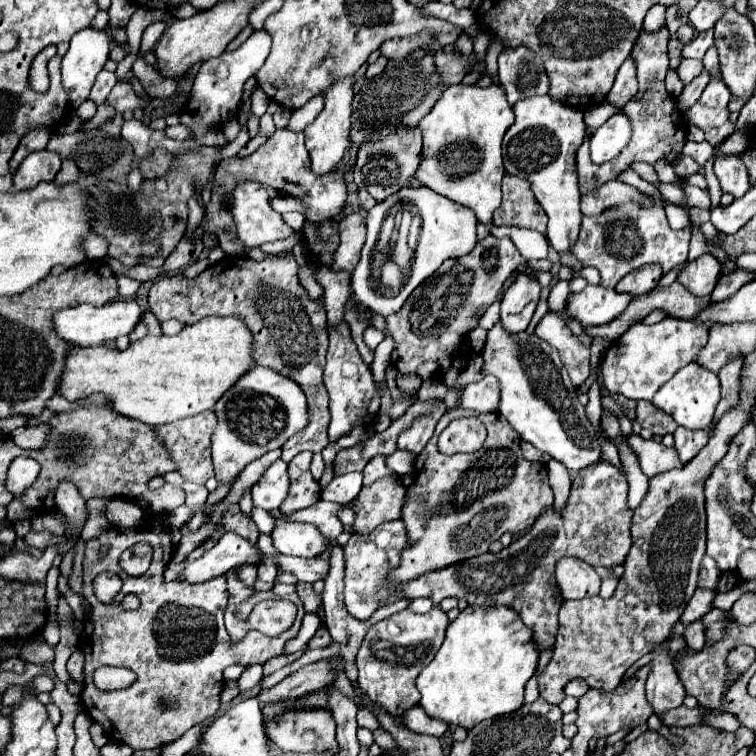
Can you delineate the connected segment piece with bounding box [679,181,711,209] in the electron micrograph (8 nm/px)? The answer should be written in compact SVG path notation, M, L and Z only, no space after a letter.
M679 181L679 185L681 185L681 187L685 189L685 193L687 193L687 207L689 207L689 205L695 205L695 207L703 207L703 209L709 209L709 207L711 207L707 189L701 189L701 187L693 187L693 185L687 185L685 181Z

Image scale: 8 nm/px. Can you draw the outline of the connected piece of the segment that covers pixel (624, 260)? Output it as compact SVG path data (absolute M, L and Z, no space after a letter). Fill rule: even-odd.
M653 197L651 205L619 205L607 209L601 217L583 217L579 241L575 243L573 255L583 263L599 269L603 287L615 287L617 281L643 265L657 263L663 273L669 273L677 265L687 261L691 231L673 231L667 223L661 199ZM611 229L611 231L609 231Z

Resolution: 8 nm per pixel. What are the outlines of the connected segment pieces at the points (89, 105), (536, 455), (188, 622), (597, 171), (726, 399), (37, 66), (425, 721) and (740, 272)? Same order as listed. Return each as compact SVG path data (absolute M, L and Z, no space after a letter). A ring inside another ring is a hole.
M91 100L84 101L74 112L84 122L91 120L97 111L97 105Z
M521 443L521 449L523 449L523 457L527 457L529 461L539 461L539 459L543 459L543 463L547 463L547 461L551 459L551 457L547 457L547 453L535 449L535 447L529 445L529 443Z
M143 523L141 527L133 527L133 529L105 531L99 539L89 541L87 551L85 551L85 561L83 561L81 595L91 603L93 611L91 611L91 617L89 617L89 627L85 627L85 633L83 633L83 639L87 643L81 645L81 649L85 653L85 687L83 687L83 693L81 693L81 701L83 701L89 717L105 729L105 735L109 737L109 741L121 741L121 743L127 743L133 749L155 749L161 743L169 743L169 741L179 739L193 725L203 723L209 717L213 717L219 711L219 705L221 705L219 693L223 689L223 669L229 667L229 665L235 665L235 663L237 665L255 665L255 663L263 665L267 659L283 655L285 641L297 637L299 627L301 627L301 619L305 615L301 599L297 597L297 593L291 593L287 599L297 605L299 613L297 613L297 619L295 619L295 623L291 625L289 631L281 633L279 637L267 637L259 631L249 631L241 641L233 643L229 633L225 631L225 625L223 625L223 613L227 609L227 599L229 599L226 576L218 576L199 584L189 584L178 580L165 583L165 579L163 579L165 563L161 563L159 555L161 553L157 553L157 539L147 529L147 523ZM135 537L143 537L139 541L147 541L149 545L153 545L151 567L141 577L131 577L131 575L121 573L119 565L121 553L127 547L135 545L135 541L137 541ZM105 543L111 545L111 547L103 557L99 557L99 547L105 545ZM102 572L119 572L117 575L123 581L123 587L121 587L121 591L119 591L119 595L115 597L113 603L101 603L93 593L93 579ZM127 593L135 593L139 597L141 607L137 611L123 611L119 607L121 597L127 595ZM103 665L115 665L115 667L131 669L137 675L137 679L125 689L101 691L93 683L93 671L97 667L103 667Z
M661 27L655 33L649 31L641 31L633 51L631 51L631 59L635 61L637 67L637 83L639 83L639 91L635 97L631 97L631 101L625 103L625 113L631 117L633 121L633 137L629 141L629 145L623 149L623 153L619 153L619 157L603 163L603 165L595 165L593 161L589 161L589 137L593 133L591 127L587 127L587 135L583 145L577 151L577 175L579 175L579 193L585 195L593 189L599 189L603 183L617 179L623 171L631 169L633 163L643 161L649 165L655 165L659 159L665 159L667 163L673 163L677 157L681 157L681 149L685 145L685 141L677 141L677 131L681 131L681 119L675 119L675 99L671 99L671 95L665 89L665 73L669 69L669 57L667 57L667 47L669 45L669 29Z
M737 357L735 361L727 363L721 371L719 371L719 379L721 379L721 401L717 405L715 411L715 419L711 423L711 429L715 429L717 421L739 403L739 375L741 375L741 367L743 367L743 357Z
M49 45L45 47L33 61L31 71L29 71L29 81L31 81L31 88L37 92L44 93L49 87L49 77L47 72L47 61L51 57L57 55L57 47Z
M419 705L411 707L405 711L405 715L401 717L403 723L415 731L415 733L423 733L423 735L435 735L435 737L441 737L445 731L447 731L447 723L443 721L435 721L431 717L427 717L427 713L423 713L423 709Z
M737 269L735 273L719 279L719 283L715 285L713 293L711 293L711 301L727 301L733 293L737 293L747 281L751 279L751 271L747 269Z

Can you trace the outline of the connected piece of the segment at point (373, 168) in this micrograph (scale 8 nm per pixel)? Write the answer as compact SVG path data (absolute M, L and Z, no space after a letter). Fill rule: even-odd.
M403 129L399 133L393 133L391 137L385 137L383 141L369 141L369 145L363 145L359 149L357 165L355 165L355 183L361 189L367 189L377 203L385 201L387 197L395 195L415 173L419 165L419 153L421 153L421 129Z

